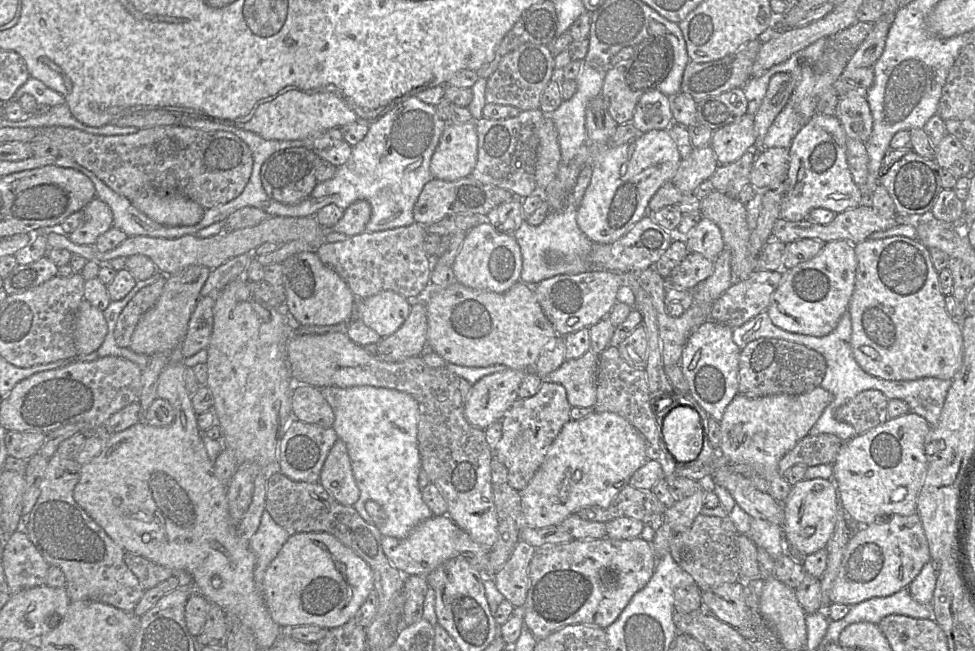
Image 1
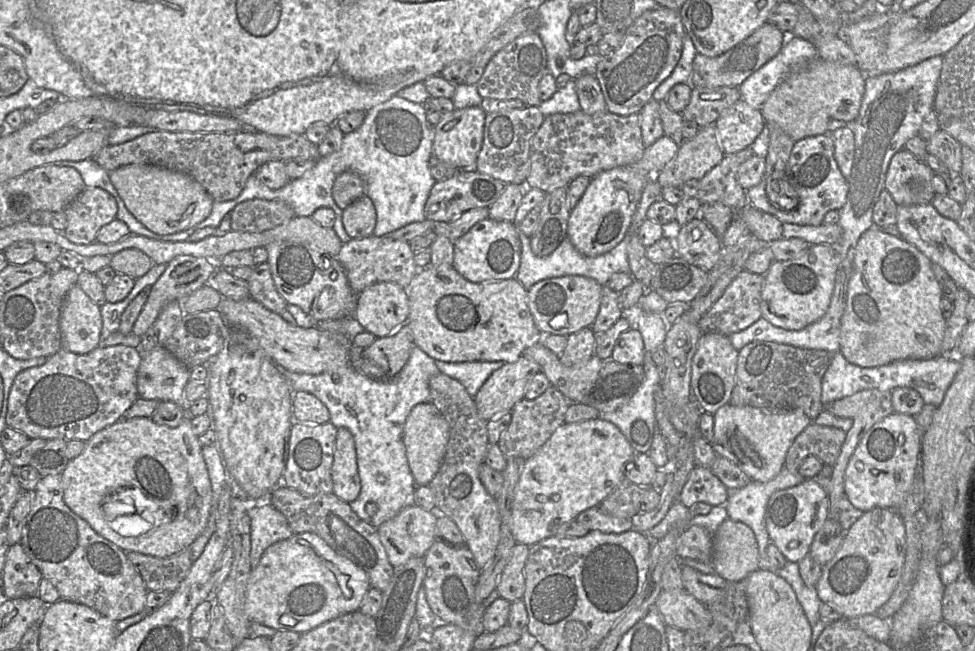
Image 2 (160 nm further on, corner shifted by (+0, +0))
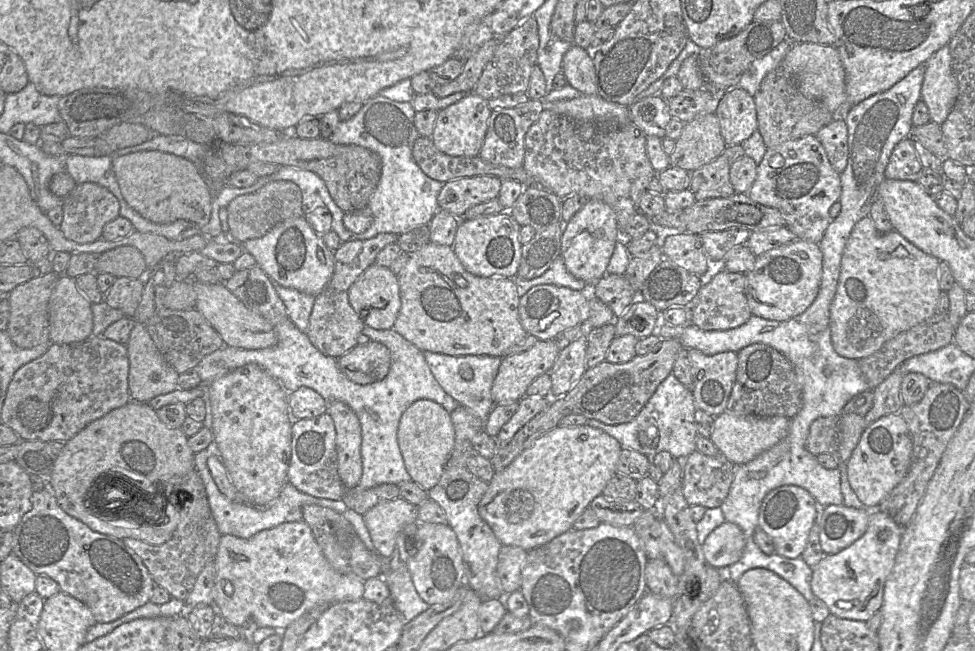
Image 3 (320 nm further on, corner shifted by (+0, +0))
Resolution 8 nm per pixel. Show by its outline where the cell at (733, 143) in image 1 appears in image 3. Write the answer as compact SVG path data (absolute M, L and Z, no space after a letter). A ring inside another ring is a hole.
M740 87L721 93L715 114L727 146L742 144L758 128L754 96Z

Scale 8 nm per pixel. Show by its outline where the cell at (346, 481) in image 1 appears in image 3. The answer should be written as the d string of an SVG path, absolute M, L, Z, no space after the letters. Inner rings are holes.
M334 401L328 403L327 413L331 416L336 430L336 451L338 474L346 489L353 489L358 486L362 477L361 458L361 425L354 411L345 403Z

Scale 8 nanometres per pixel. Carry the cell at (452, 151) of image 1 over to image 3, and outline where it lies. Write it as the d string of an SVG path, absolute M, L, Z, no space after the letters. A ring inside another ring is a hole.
M473 91L467 93L460 101L438 111L437 120L431 135L435 147L450 156L479 156L491 113L492 110L488 105L488 100Z

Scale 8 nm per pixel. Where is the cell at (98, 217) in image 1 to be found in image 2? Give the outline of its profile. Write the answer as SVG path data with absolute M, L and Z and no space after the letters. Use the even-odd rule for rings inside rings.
M86 187L64 210L67 226L63 231L65 237L75 244L91 244L96 241L99 230L113 221L118 212L115 198L99 187Z

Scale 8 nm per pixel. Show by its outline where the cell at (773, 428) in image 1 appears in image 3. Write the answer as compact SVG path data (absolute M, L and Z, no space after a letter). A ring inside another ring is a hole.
M728 411L715 417L714 429L710 439L720 454L735 465L745 464L764 451L778 444L788 433L790 419L782 416L755 417L733 415Z

